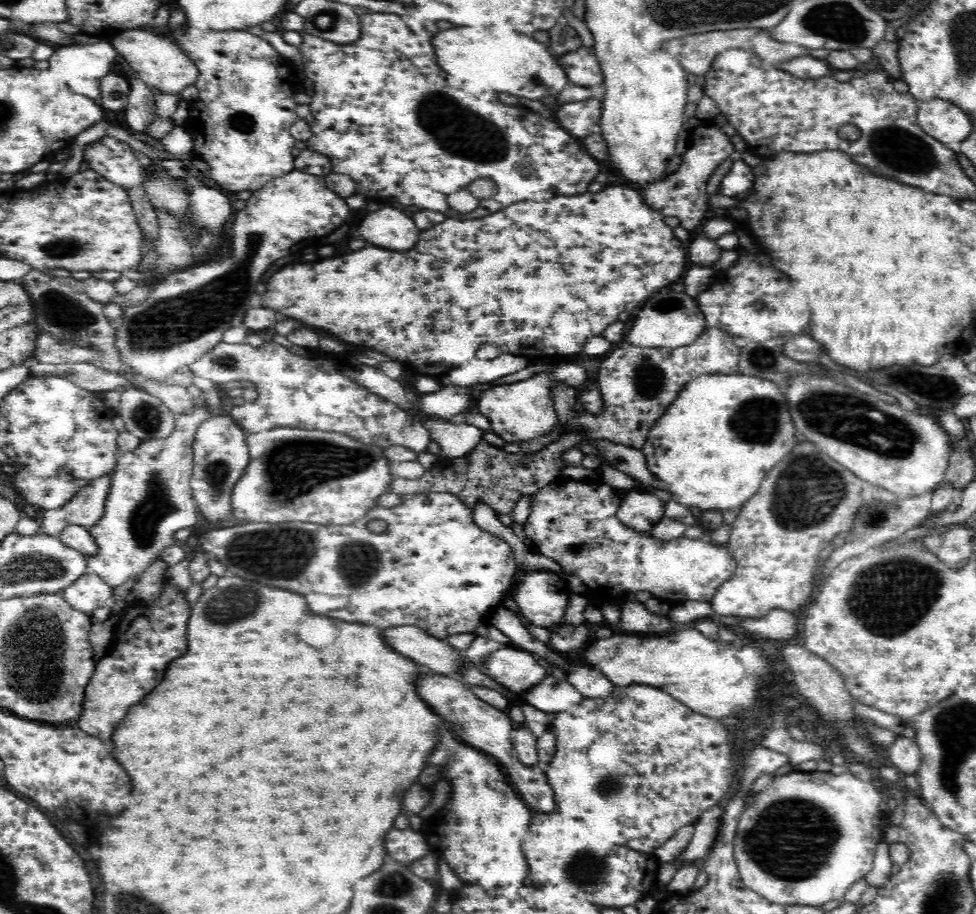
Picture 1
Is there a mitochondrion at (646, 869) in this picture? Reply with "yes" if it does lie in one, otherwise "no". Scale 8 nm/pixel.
no

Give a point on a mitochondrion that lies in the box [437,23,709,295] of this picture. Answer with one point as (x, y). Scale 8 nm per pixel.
(536, 81)

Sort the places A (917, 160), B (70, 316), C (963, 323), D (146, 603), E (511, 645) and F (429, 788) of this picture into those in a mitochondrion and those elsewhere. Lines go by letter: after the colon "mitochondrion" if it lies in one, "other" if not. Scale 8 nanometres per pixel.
A: mitochondrion
B: mitochondrion
C: other
D: other
E: other
F: other

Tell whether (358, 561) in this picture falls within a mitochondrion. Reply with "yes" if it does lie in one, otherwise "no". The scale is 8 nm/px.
yes

